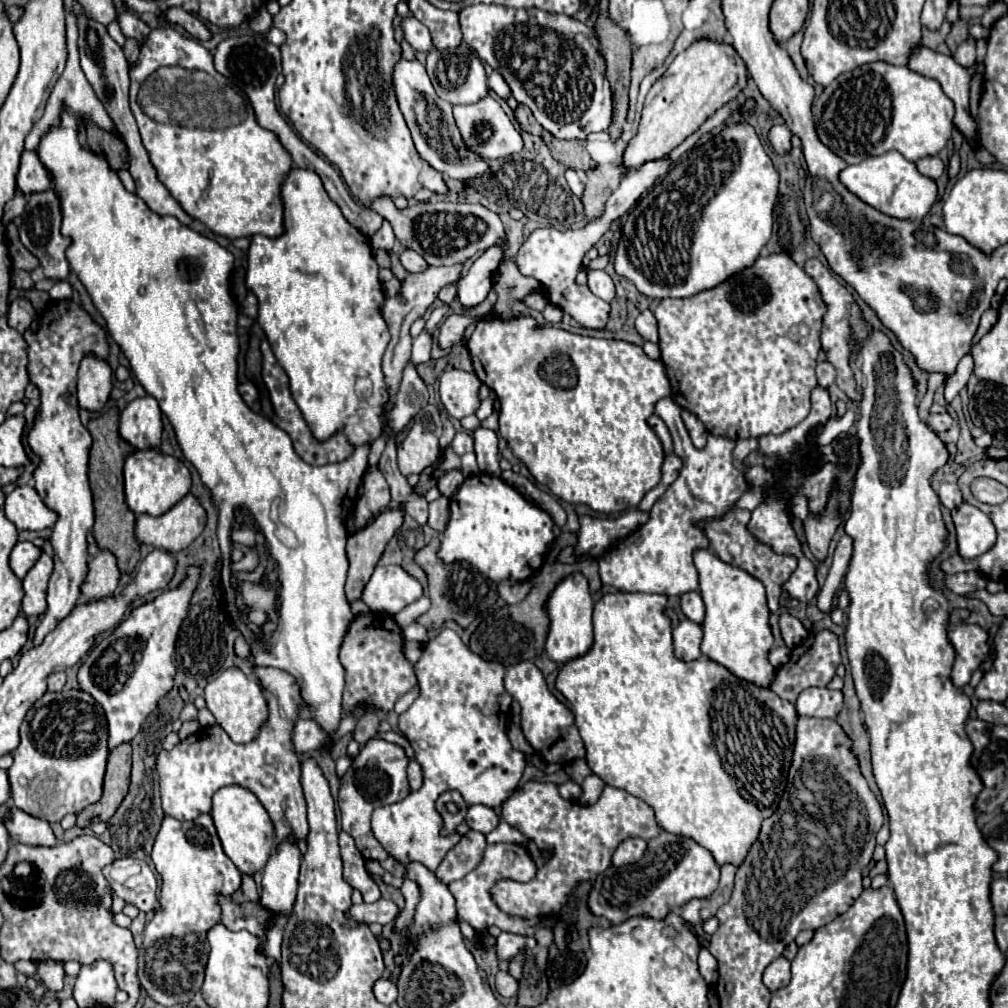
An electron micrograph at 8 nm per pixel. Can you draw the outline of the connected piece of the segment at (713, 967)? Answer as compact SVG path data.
M701 949L699 951L699 973L703 975L703 979L709 985L715 985L719 979L719 967L717 967L717 959L709 953L709 949Z

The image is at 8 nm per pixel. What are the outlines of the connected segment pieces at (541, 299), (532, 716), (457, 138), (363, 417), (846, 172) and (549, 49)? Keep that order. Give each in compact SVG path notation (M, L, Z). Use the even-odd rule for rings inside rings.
M539 291L539 293L533 293L533 295L527 295L525 299L523 299L531 309L537 309L537 311L543 311L549 303L547 303L547 297Z
M519 661L505 667L505 689L521 705L521 729L537 755L541 755L547 763L567 763L571 759L585 757L571 711L549 693L543 673L531 661Z
M401 59L395 65L393 83L395 83L401 113L407 121L413 143L423 161L427 161L433 169L445 173L447 177L459 179L459 181L481 179L483 175L487 175L487 171L491 171L491 163L487 159L479 159L479 155L475 155L473 151L467 151L467 145L463 143L463 137L459 135L459 129L455 127L453 107L447 101L441 101L437 97L429 75L425 71L425 65L421 65L417 59L413 61Z
M293 167L287 177L283 179L283 185L281 185L281 199L283 199L283 207L285 207L285 217L283 217L283 235L279 235L277 239L263 239L263 237L251 237L251 245L249 245L249 251L247 251L247 289L251 293L255 293L257 301L259 301L259 325L263 327L269 343L271 343L271 349L279 361L279 365L285 369L285 373L289 375L289 381L291 381L291 395L295 399L295 403L299 405L307 425L311 427L313 435L319 439L319 441L325 441L329 439L335 431L345 431L349 441L357 447L357 445L363 445L367 441L373 441L381 435L381 427L383 427L383 417L381 417L381 411L383 411L383 405L387 403L387 389L385 389L385 381L383 381L383 373L381 373L381 357L389 345L389 331L387 331L387 325L383 321L383 317L379 315L381 307L383 307L383 289L381 289L381 281L379 281L379 265L377 261L373 259L373 253L371 253L371 247L369 243L365 241L365 235L361 231L355 231L355 227L351 227L351 223L347 223L347 219L343 219L343 213L339 211L339 205L327 195L327 191L323 191L323 181L319 179L319 175L315 175L315 171L307 171L307 169L301 169L301 167ZM359 377L369 377L373 381L373 397L367 397L365 401L359 399L355 395L355 381Z
M887 151L885 155L879 157L867 157L857 165L847 165L841 171L839 179L861 201L895 219L911 219L911 221L923 219L937 199L935 181L931 177L921 175L915 163L907 161L899 151Z
M471 5L459 13L463 41L479 55L481 61L491 65L503 75L519 105L531 109L533 117L559 139L587 139L589 133L607 131L611 125L611 89L605 77L605 59L589 37L593 29L585 23L557 13L539 9L513 9L503 5Z

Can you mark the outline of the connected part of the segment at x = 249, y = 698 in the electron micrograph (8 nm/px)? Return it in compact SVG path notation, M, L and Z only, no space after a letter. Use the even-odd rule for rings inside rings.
M235 667L227 669L225 673L221 673L215 681L211 681L205 687L205 699L207 699L207 709L215 715L217 723L225 729L225 733L235 743L249 743L251 739L255 739L255 735L261 731L269 715L267 701L257 681L253 681L251 677L247 677L243 671Z

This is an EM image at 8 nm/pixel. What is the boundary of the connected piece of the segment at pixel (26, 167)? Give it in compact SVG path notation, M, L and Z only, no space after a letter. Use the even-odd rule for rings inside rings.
M23 151L21 155L21 167L17 173L17 191L21 191L25 197L47 191L51 187L51 179L47 175L47 169L37 159L35 151Z

